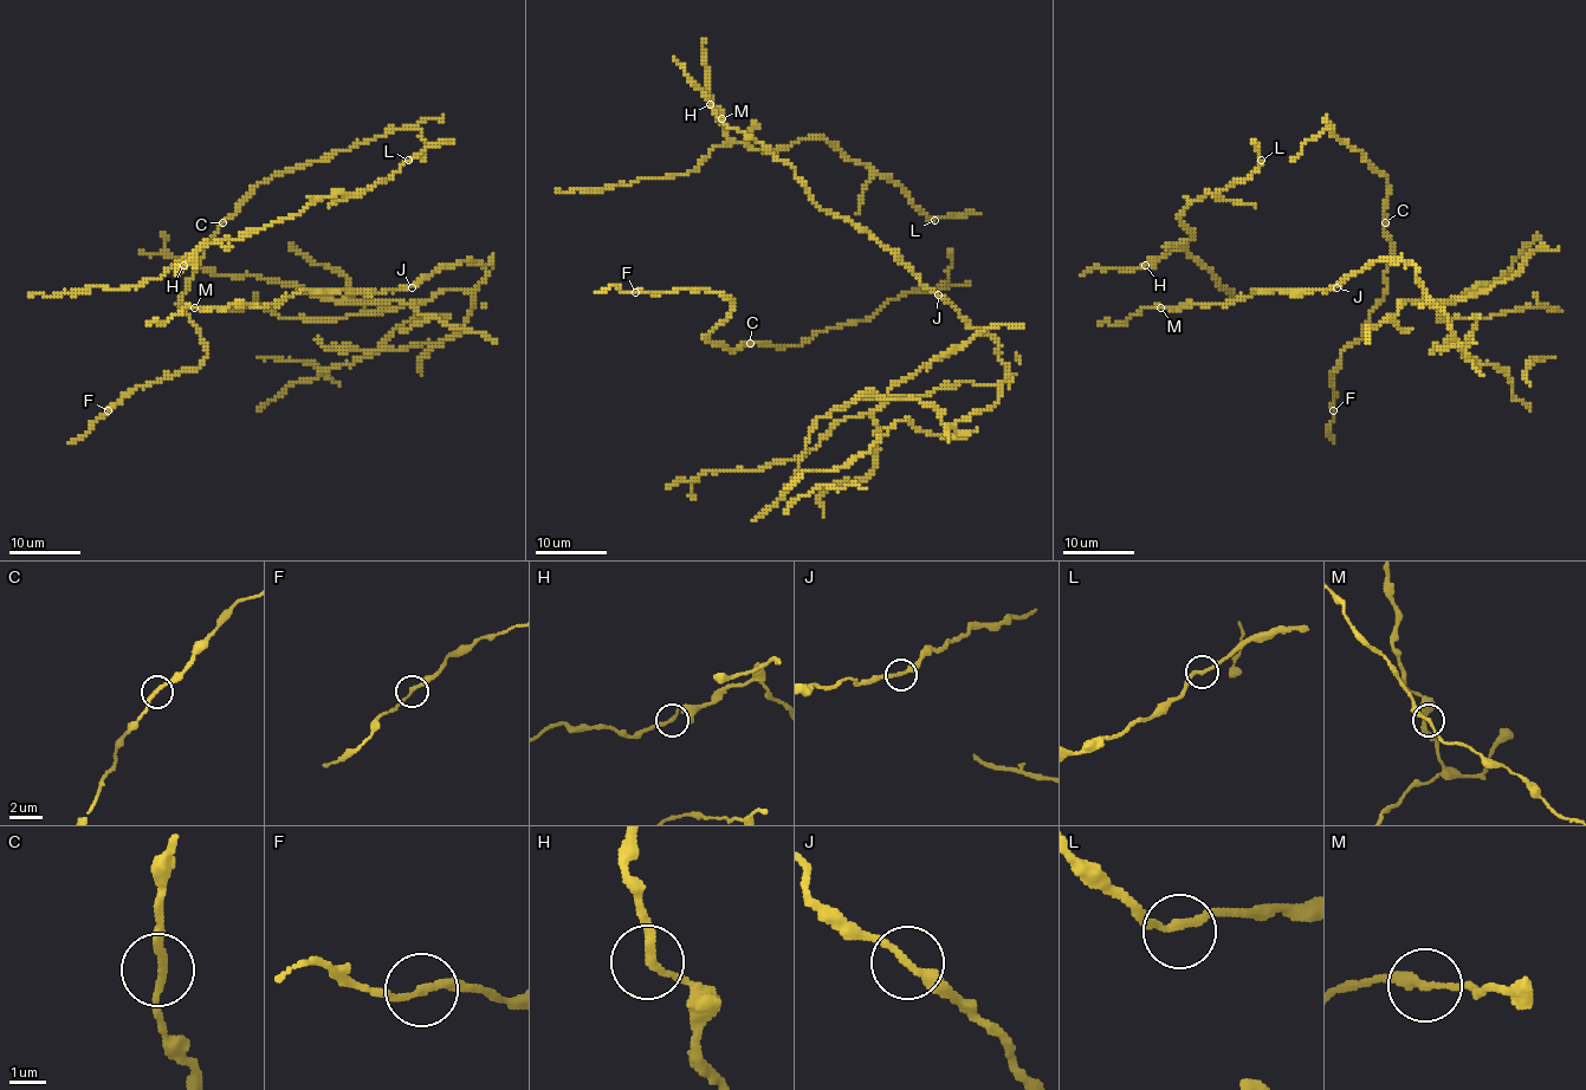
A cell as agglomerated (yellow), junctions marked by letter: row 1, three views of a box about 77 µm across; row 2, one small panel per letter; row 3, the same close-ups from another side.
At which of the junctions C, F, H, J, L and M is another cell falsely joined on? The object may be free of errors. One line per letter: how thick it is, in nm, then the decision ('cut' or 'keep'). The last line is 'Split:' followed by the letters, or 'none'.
C: 200 nm thick; keep
F: 190 nm thick; keep
H: 200 nm thick; keep
J: 200 nm thick; keep
L: 220 nm thick; keep
M: 220 nm thick; keep
Split: none

